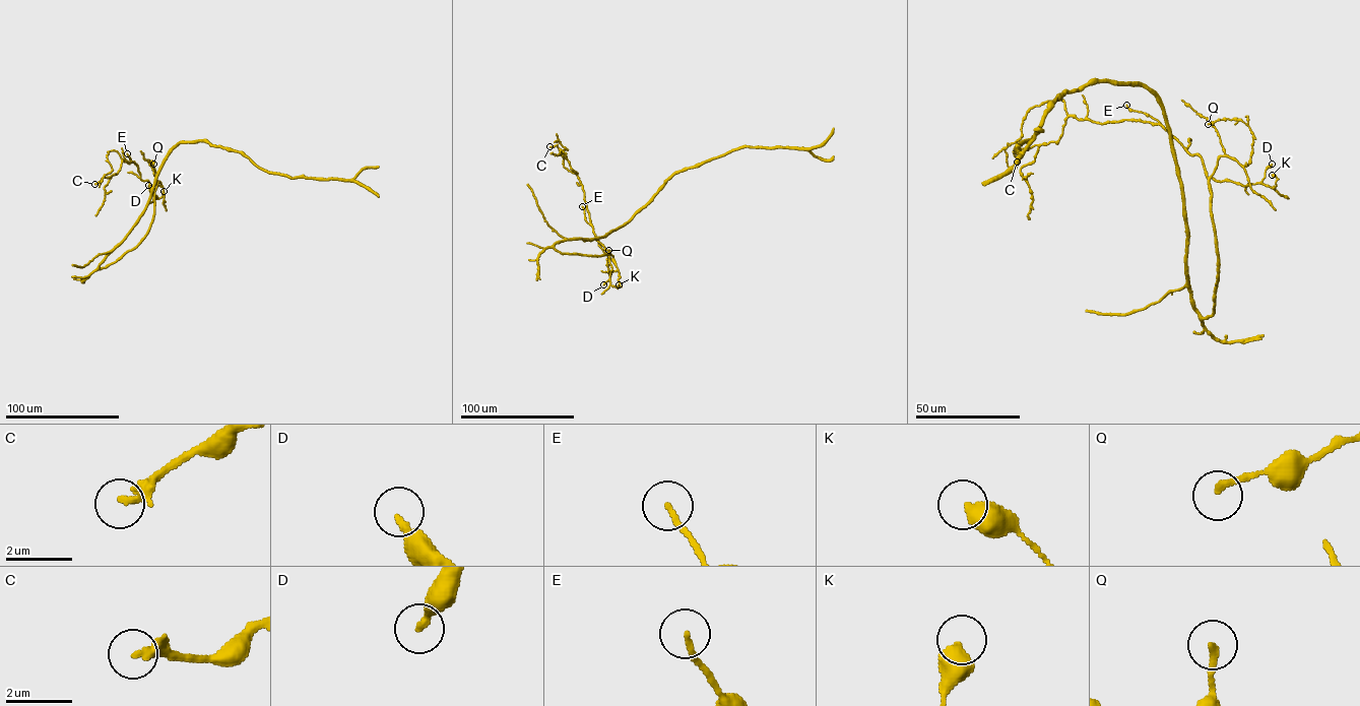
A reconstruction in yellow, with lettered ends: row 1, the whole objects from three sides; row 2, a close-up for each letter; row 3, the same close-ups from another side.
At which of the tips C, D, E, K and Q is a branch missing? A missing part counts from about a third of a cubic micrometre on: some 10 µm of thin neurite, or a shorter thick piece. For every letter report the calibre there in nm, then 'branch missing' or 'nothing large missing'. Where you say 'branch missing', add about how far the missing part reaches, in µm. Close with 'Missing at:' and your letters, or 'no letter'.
C: 320 nm thick; branch missing; about 30 µm are missing
D: 240 nm thick; nothing large missing
E: 160 nm thick; branch missing; about 25 µm are missing
K: 600 nm thick; nothing large missing
Q: 200 nm thick; nothing large missing
Missing at: C, E

